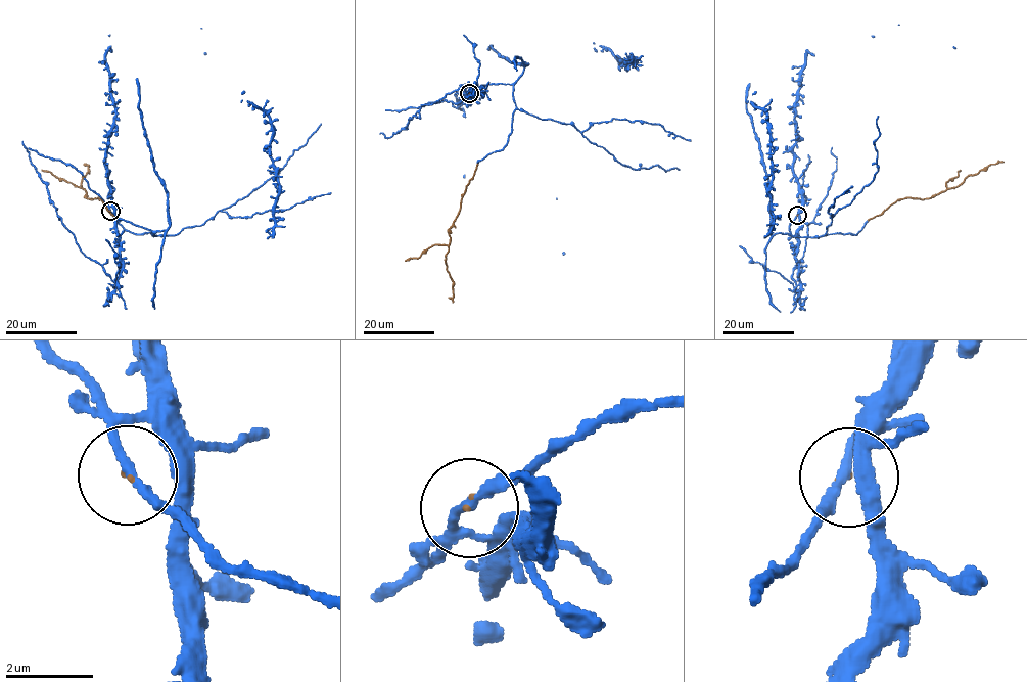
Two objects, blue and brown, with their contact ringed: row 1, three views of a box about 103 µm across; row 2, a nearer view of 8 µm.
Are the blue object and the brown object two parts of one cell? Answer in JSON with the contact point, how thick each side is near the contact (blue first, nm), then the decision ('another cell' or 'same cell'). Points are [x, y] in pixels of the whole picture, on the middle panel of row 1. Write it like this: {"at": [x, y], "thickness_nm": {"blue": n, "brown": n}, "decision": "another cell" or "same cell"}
{"at": [469, 93], "thickness_nm": {"blue": 200, "brown": 50}, "decision": "same cell"}

